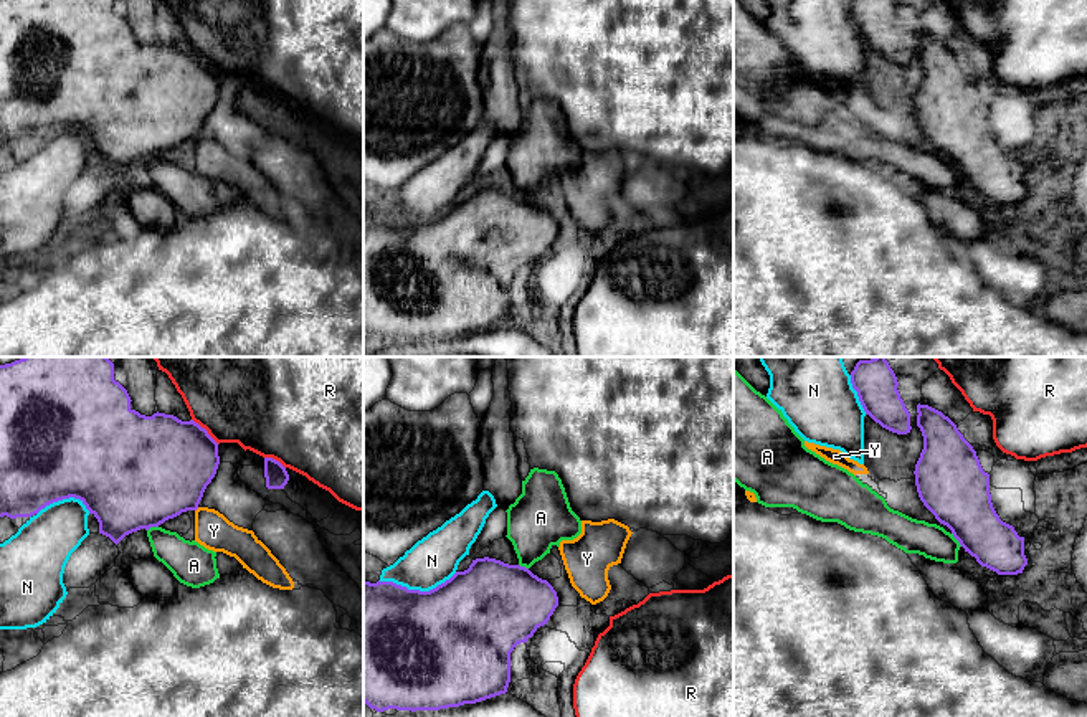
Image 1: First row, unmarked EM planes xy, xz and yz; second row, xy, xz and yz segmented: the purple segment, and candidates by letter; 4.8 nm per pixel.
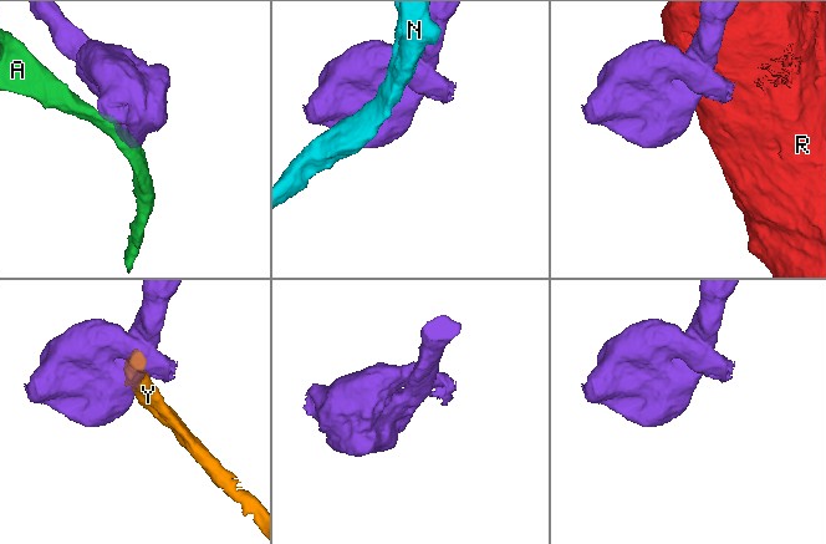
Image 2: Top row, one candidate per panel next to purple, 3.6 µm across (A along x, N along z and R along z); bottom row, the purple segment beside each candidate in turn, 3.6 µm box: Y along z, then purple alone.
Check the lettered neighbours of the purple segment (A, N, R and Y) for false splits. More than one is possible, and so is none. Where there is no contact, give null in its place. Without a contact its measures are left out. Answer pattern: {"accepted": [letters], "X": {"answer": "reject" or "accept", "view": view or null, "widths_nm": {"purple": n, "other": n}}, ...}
{"accepted": [], "A": {"answer": "reject", "view": "yz", "widths_nm": {"purple": 320, "other": 170}}, "N": {"answer": "reject", "view": "xz", "widths_nm": {"purple": 500, "other": 240}}, "R": {"answer": "reject", "view": "xy", "widths_nm": {"purple": 440, "other": 500}}, "Y": {"answer": "reject", "view": null}}

